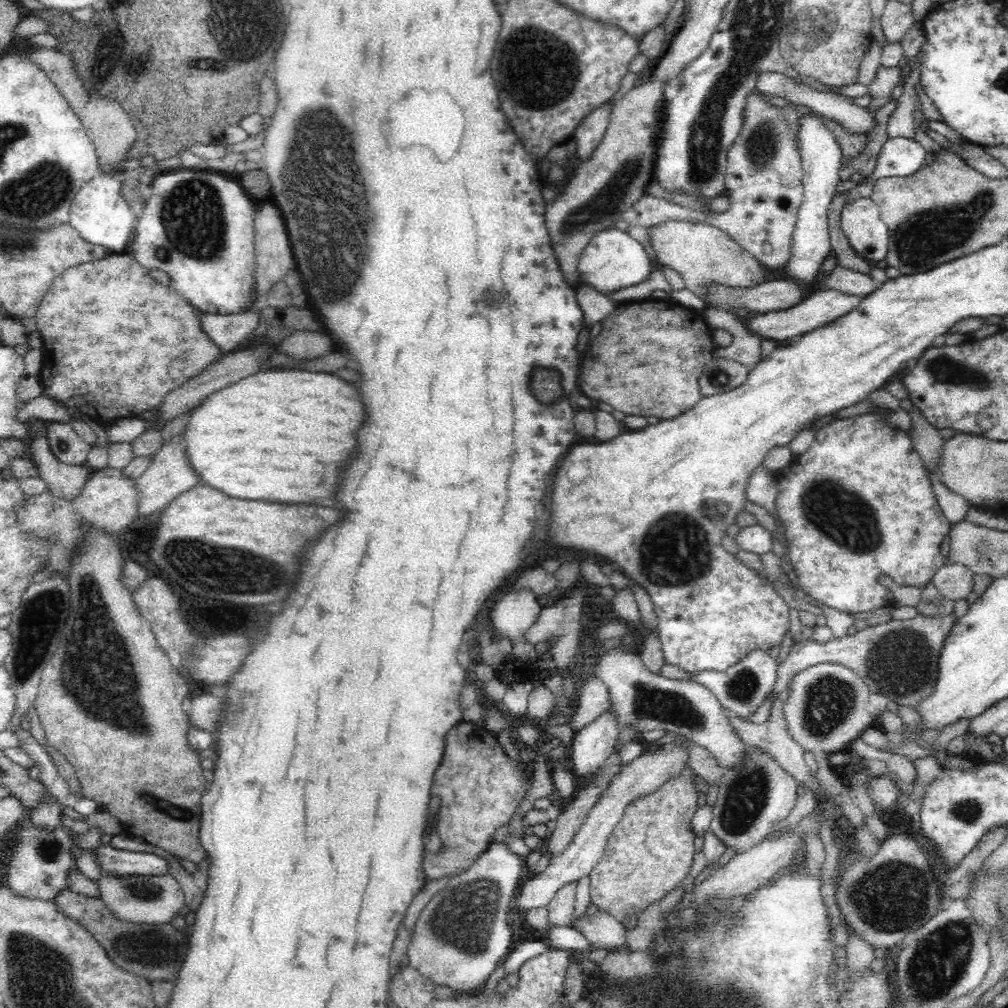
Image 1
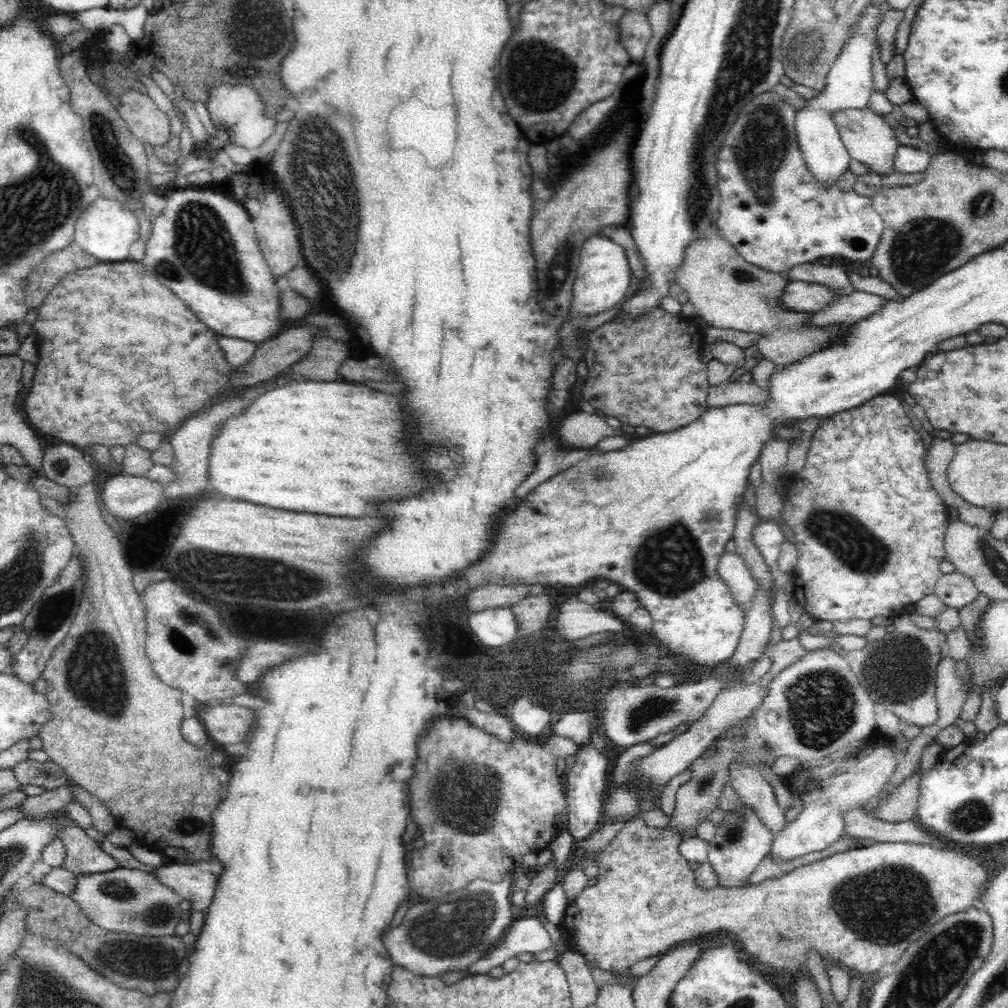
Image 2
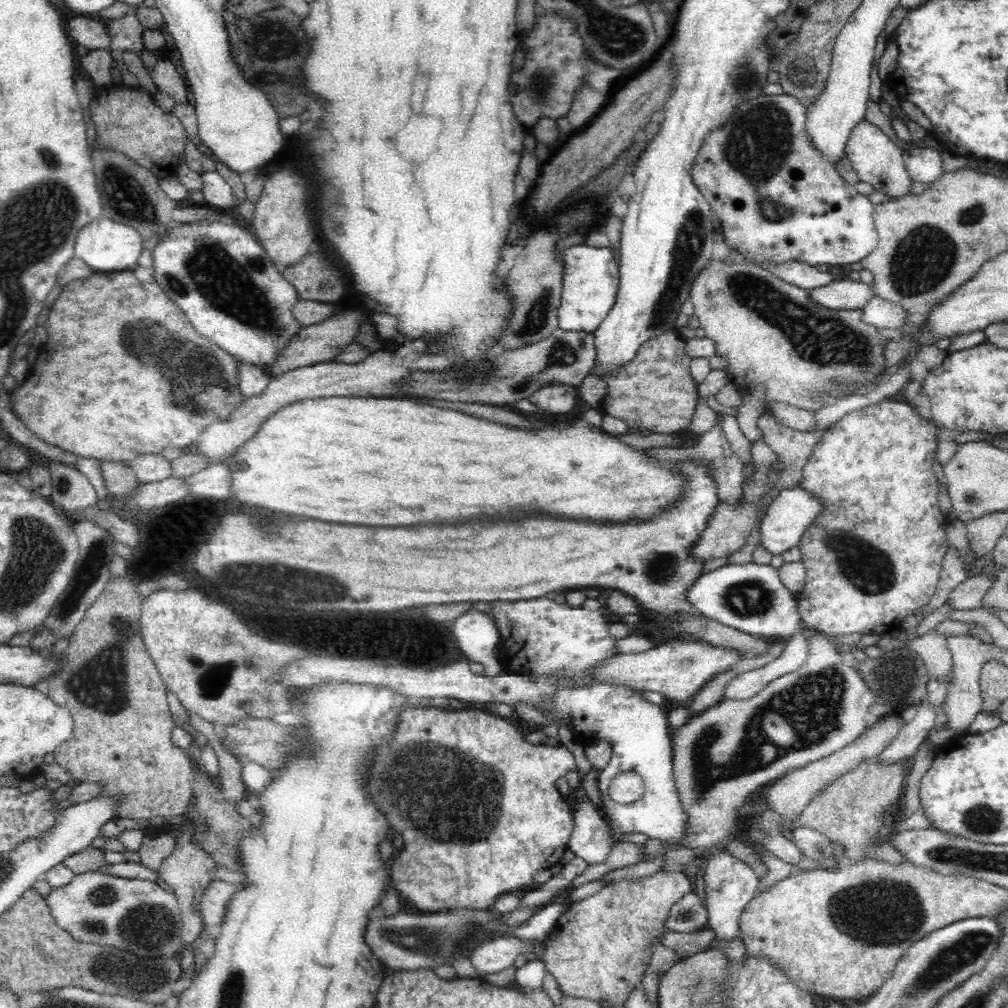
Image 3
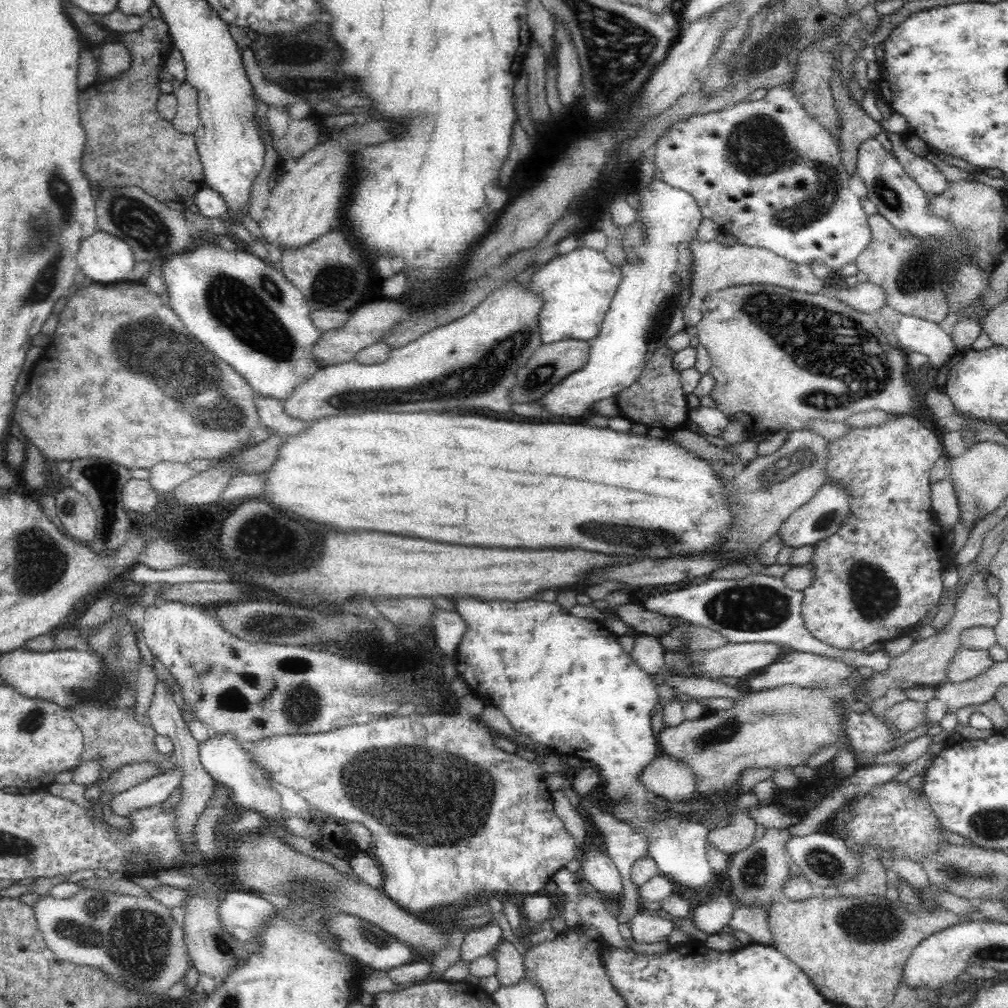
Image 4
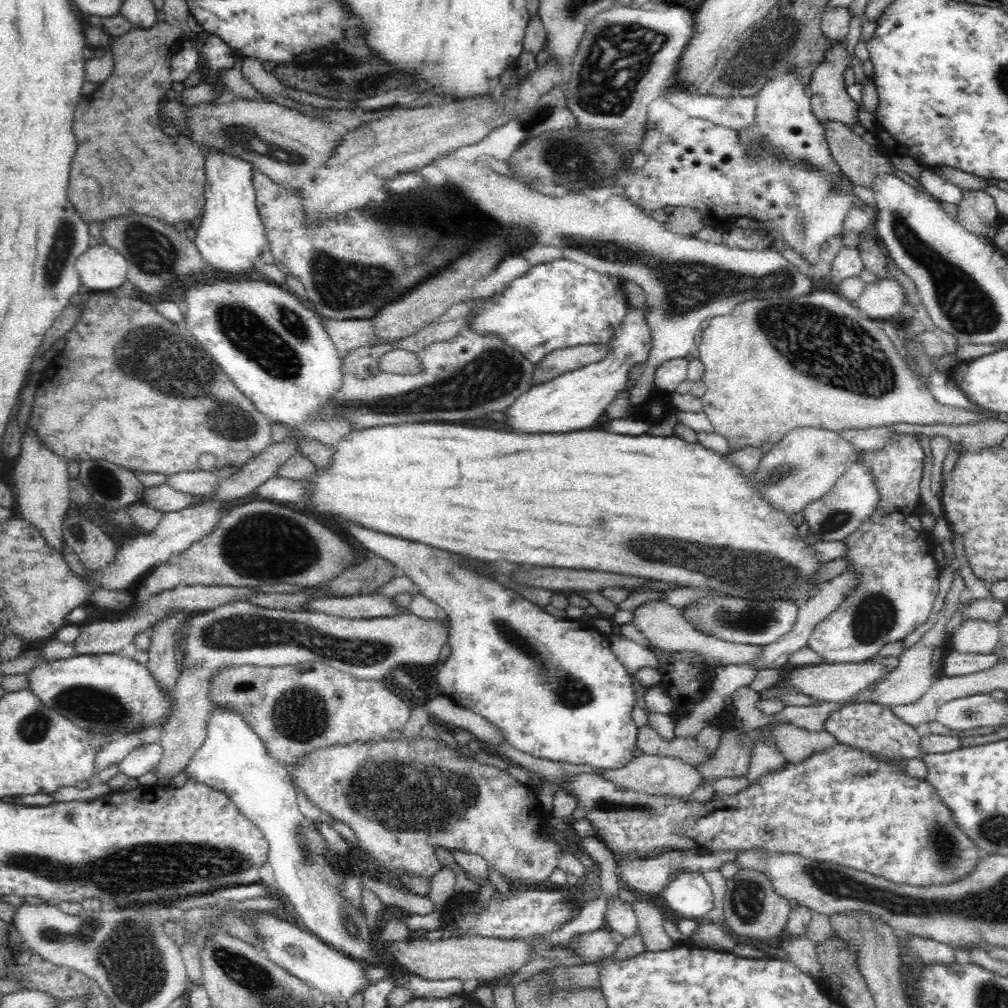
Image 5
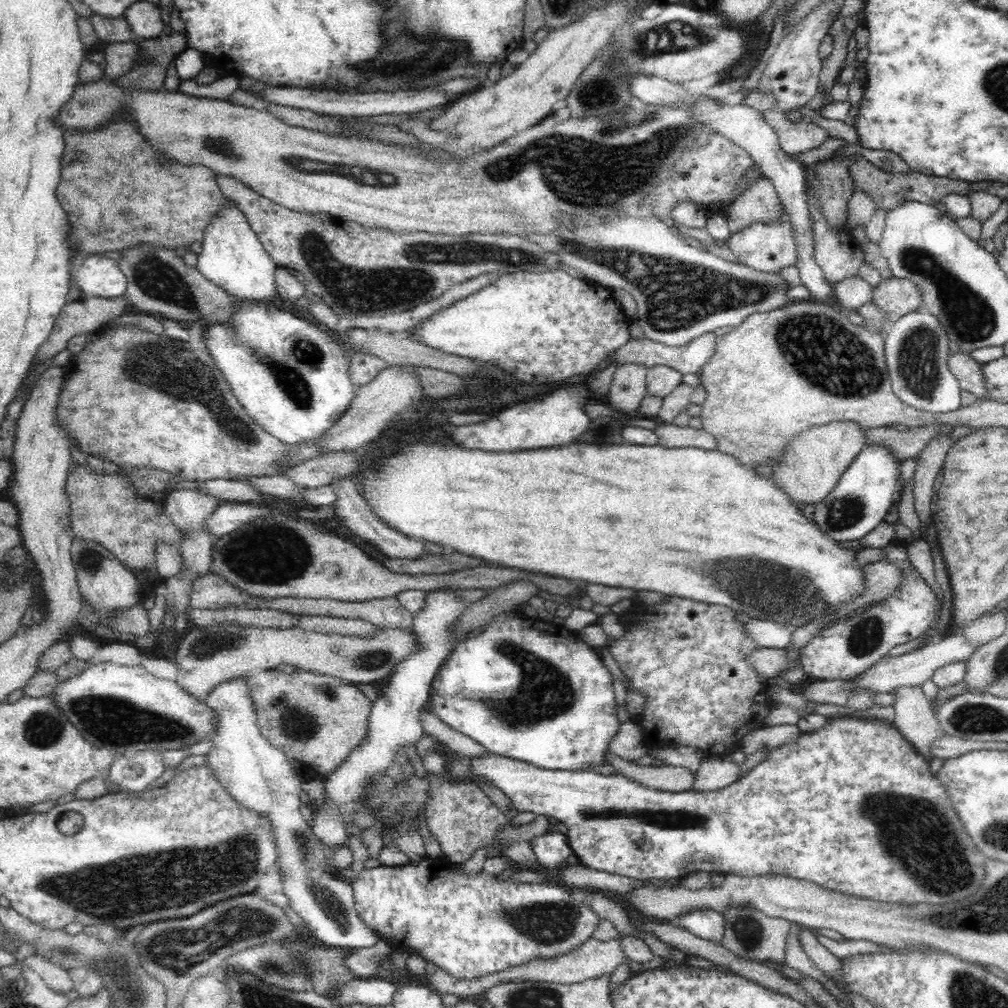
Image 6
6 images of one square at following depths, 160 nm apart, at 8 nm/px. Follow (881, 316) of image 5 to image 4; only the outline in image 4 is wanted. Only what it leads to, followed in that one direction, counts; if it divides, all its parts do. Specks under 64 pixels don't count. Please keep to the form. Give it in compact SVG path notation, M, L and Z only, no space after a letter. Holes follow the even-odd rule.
M869 281L859 283L854 288L830 292L836 300L850 306L857 312L864 312L864 314L882 310L887 305L884 291L880 289L880 286L874 285Z

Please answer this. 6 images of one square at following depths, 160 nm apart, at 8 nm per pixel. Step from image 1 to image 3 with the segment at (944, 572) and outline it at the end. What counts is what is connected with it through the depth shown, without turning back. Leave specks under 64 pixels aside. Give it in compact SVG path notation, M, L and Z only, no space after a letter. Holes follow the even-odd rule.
M983 572L975 577L967 578L949 594L947 602L955 610L979 608L983 596L995 581L993 573Z

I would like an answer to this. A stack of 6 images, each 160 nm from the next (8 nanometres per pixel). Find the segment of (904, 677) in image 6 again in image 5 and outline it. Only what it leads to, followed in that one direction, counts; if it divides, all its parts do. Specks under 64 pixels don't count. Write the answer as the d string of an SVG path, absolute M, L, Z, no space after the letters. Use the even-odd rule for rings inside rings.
M881 662L844 663L831 665L808 665L807 667L786 669L786 684L801 690L803 694L819 698L823 702L837 702L848 704L855 702L856 695L863 690L876 686L884 680L892 669Z

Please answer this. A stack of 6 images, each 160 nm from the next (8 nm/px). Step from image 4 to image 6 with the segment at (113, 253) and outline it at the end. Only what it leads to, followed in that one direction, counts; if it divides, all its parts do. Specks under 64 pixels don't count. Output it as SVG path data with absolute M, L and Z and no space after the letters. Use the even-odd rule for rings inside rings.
M103 255L86 258L74 278L73 287L86 297L114 300L127 291L127 279L119 264Z

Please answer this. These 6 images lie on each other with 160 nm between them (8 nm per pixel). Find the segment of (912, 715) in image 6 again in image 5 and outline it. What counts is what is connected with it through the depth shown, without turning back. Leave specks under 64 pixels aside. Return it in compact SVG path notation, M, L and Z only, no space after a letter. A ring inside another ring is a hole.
M958 565L955 567L957 571L954 576L954 582L952 588L945 598L944 606L939 613L938 620L932 629L927 631L917 643L913 646L904 649L903 653L898 658L898 665L895 669L892 669L890 674L881 680L874 689L866 689L859 692L856 695L856 703L868 702L868 703L878 703L884 706L902 706L914 704L917 700L921 699L923 694L928 692L930 685L937 680L936 675L932 675L930 670L930 663L933 659L934 650L940 648L946 637L948 637L952 632L948 632L947 626L948 621L954 616L954 613L960 602L965 597L966 587L964 581L962 580L962 575L958 570Z

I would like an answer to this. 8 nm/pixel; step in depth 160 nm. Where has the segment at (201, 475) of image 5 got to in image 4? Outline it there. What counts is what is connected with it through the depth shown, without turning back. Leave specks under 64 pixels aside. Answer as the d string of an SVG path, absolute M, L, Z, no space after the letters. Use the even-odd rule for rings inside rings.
M172 461L159 462L150 468L150 472L149 483L159 494L173 491L176 486L180 486L184 481L198 474L198 471L188 464Z

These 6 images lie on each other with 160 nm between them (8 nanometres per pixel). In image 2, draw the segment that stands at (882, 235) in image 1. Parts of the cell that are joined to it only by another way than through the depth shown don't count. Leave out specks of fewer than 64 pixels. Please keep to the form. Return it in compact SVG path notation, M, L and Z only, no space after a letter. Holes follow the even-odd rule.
M773 90L756 95L748 104L745 104L740 109L734 124L732 124L732 128L730 128L730 132L724 136L722 146L720 146L719 150L716 150L716 187L718 187L718 194L720 195L718 214L716 214L714 219L716 226L718 226L717 232L721 238L724 238L735 248L744 258L745 262L772 273L785 274L797 265L818 263L818 260L822 258L837 259L840 257L850 260L869 260L879 246L884 223L882 223L880 215L872 209L869 197L857 195L854 190L844 192L838 188L837 184L821 188L821 184L813 178L808 167L805 165L805 160L797 141L795 118L799 110L800 108L796 108Z

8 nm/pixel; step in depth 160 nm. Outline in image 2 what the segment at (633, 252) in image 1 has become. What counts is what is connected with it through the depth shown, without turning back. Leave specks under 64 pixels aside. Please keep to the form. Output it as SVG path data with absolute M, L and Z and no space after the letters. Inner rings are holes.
M595 235L584 242L580 257L575 284L572 287L572 301L569 307L570 321L600 316L622 304L630 291L628 260L625 251L618 244L611 242L608 238Z

